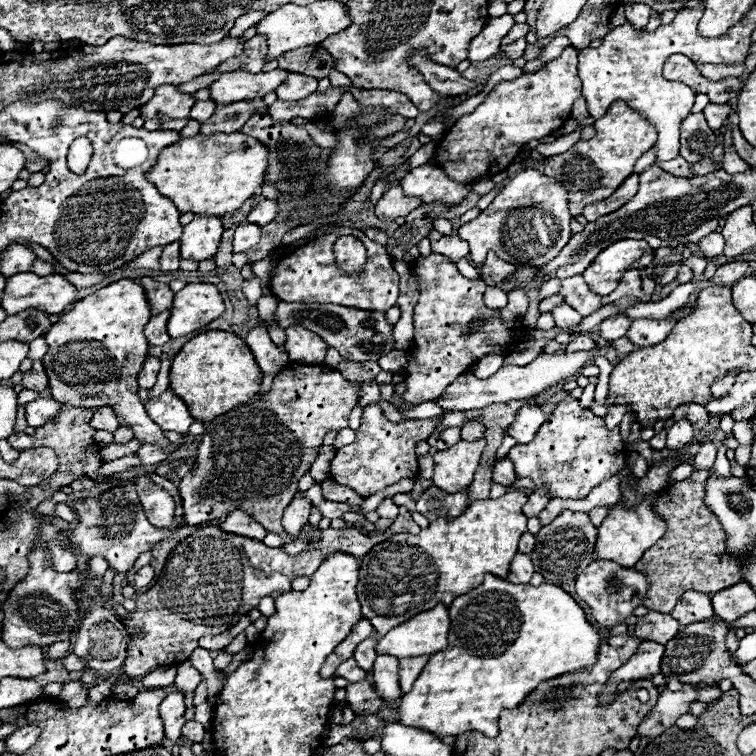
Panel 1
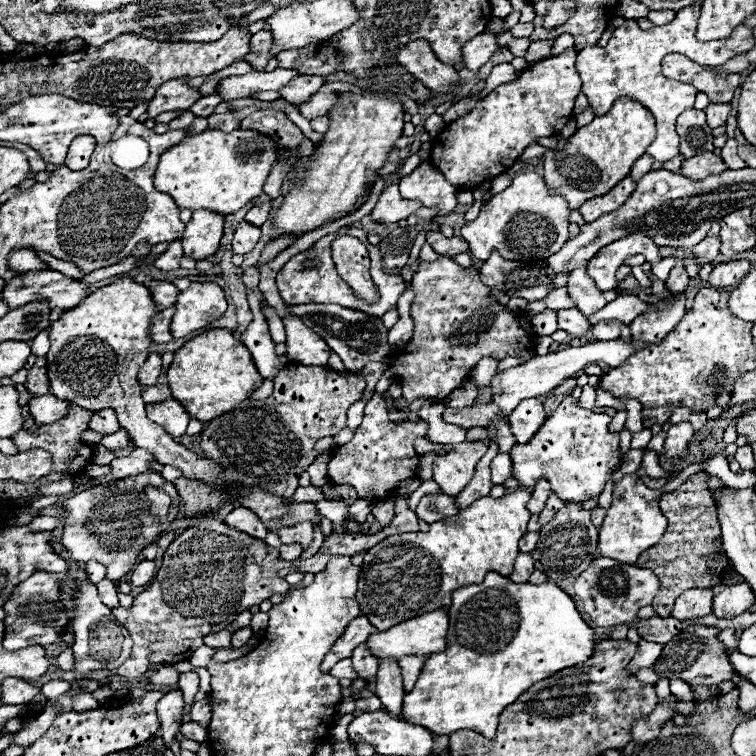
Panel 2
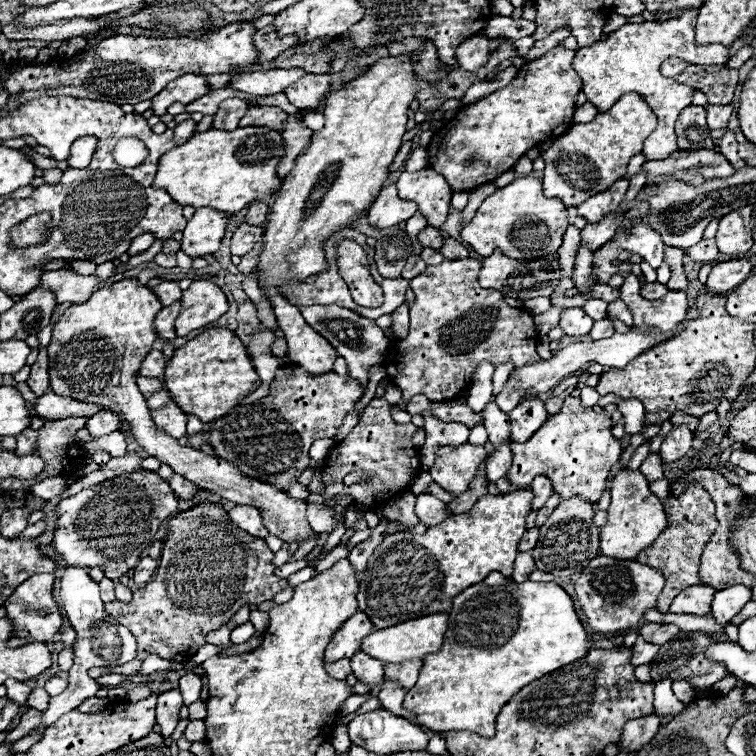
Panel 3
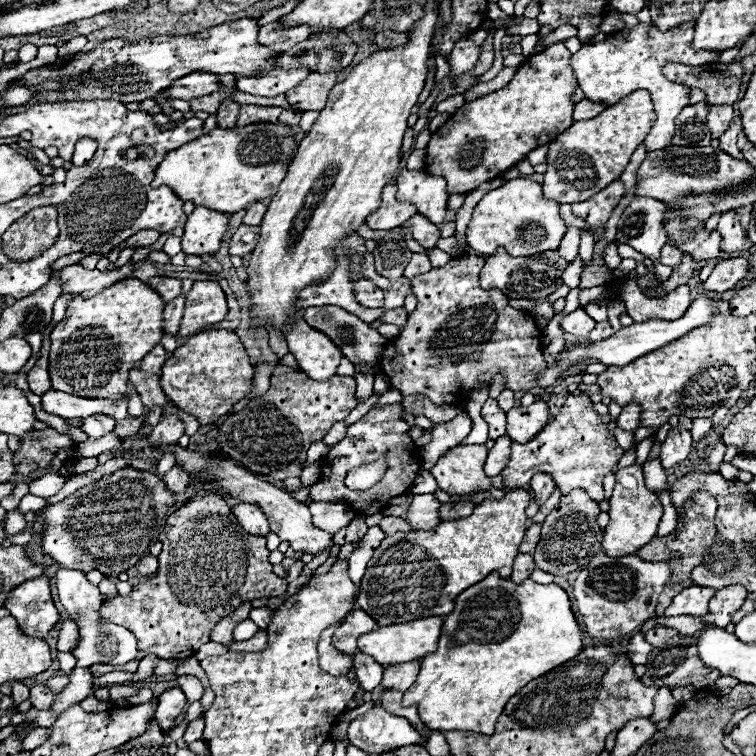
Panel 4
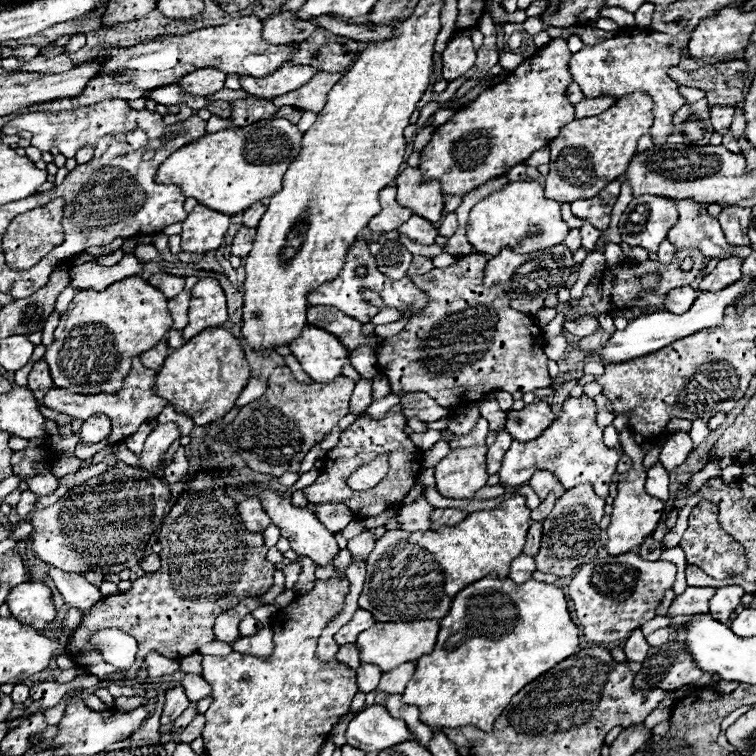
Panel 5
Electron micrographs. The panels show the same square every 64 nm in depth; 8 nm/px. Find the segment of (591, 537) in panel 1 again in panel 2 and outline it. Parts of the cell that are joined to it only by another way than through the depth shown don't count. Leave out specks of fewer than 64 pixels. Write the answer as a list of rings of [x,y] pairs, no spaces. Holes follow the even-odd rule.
[[[568,502],[556,512],[556,516],[540,528],[540,544],[532,552],[536,570],[544,572],[552,580],[568,576],[580,576],[584,568],[598,556],[598,528],[590,522],[590,510],[584,510],[580,502]]]

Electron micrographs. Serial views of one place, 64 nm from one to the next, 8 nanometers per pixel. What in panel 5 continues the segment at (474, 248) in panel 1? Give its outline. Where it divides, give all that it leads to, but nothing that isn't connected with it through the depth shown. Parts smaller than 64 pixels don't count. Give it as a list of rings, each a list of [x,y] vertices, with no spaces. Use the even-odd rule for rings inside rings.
[[[534,180],[528,182],[510,182],[504,190],[490,194],[486,200],[480,200],[472,210],[468,218],[468,240],[474,246],[476,252],[496,256],[504,246],[514,248],[514,252],[534,252],[540,248],[550,248],[556,244],[562,244],[564,238],[568,236],[570,228],[568,224],[560,218],[560,202],[550,200],[544,196],[544,186],[540,186]]]

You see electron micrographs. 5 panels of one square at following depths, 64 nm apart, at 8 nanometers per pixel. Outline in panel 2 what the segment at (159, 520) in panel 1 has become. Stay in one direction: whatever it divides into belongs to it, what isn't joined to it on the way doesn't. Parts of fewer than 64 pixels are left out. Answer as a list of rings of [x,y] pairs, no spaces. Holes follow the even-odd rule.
[[[146,488],[146,496],[150,500],[150,512],[154,516],[166,516],[170,508],[170,496],[156,490],[156,488]]]

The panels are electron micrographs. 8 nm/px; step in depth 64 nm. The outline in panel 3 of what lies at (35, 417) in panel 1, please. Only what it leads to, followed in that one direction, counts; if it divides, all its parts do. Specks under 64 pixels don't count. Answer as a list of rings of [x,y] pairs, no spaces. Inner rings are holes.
[[[48,392],[36,400],[36,416],[62,420],[68,416],[92,416],[100,410],[106,410],[98,404],[86,404],[80,400],[74,400],[70,396],[58,396],[54,392]]]

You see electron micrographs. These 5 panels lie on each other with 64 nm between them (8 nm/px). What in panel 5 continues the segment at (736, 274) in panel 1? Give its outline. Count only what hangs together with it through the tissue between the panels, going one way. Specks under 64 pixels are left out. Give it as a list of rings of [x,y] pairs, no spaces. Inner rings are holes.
[[[726,258],[726,260],[720,260],[718,266],[706,274],[700,282],[700,292],[716,292],[720,288],[726,288],[730,284],[734,284],[736,280],[742,278],[742,272],[740,272],[740,266],[742,266],[742,260],[736,260],[736,258]]]

